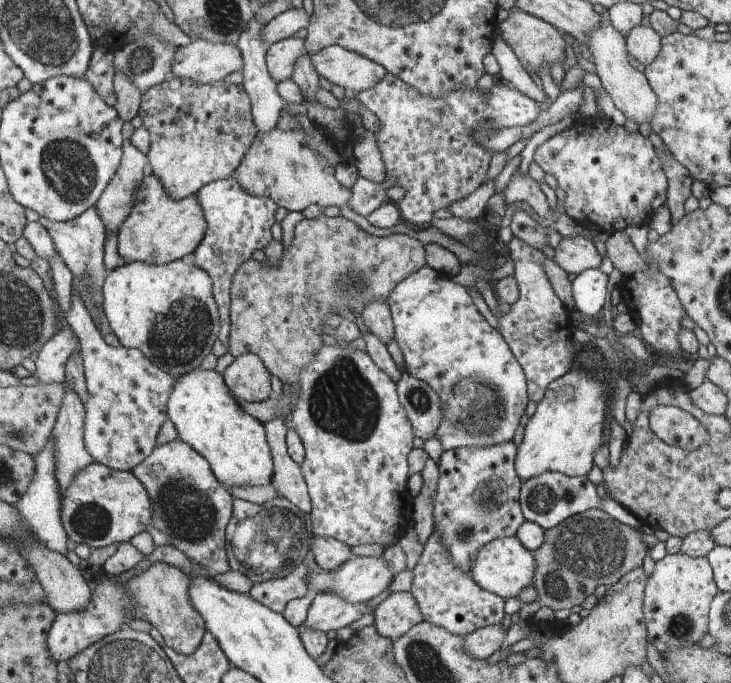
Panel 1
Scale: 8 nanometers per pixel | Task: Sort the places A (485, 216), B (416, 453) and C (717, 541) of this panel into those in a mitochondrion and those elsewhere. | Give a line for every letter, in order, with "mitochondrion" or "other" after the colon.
A: other
B: other
C: other

